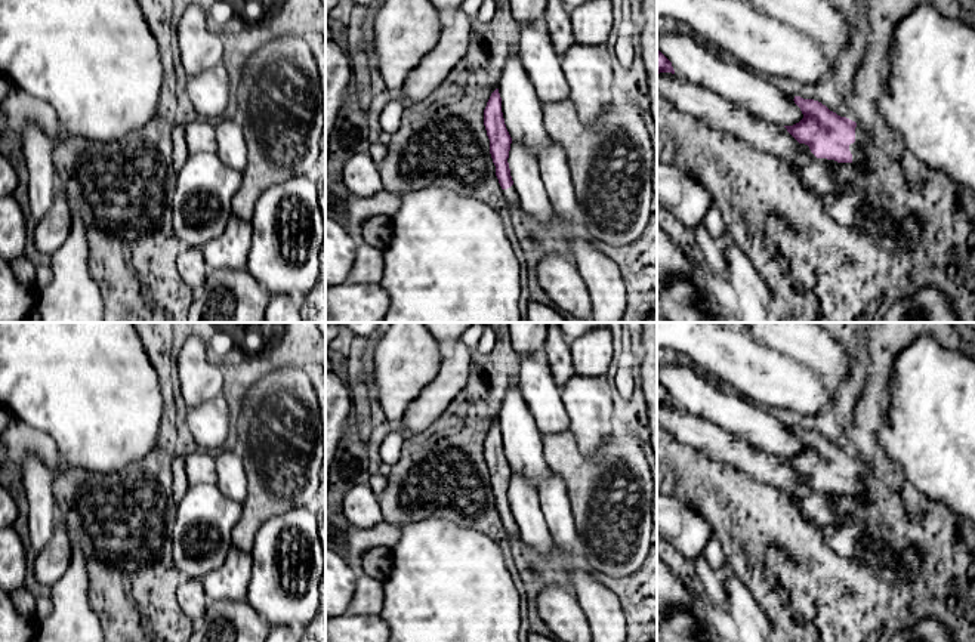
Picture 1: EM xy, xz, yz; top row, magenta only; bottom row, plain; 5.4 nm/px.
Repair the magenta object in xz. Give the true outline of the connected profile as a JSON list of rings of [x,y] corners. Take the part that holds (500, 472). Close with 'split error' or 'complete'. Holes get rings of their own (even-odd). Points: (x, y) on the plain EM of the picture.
[[[499,420],[491,425],[484,441],[484,457],[490,470],[490,485],[496,497],[496,507],[503,521],[505,531],[509,537],[519,540],[519,528],[513,518],[507,494],[512,469],[505,456]]]; split error

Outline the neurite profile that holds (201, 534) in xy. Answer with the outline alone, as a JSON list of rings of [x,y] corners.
[[[216,484],[189,485],[176,503],[170,530],[173,562],[182,577],[203,580],[225,562],[240,516],[241,504],[226,497]]]

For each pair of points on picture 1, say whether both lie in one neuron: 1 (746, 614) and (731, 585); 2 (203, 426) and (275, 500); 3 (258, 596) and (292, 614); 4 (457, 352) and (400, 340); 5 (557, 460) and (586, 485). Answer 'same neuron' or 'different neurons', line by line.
1: same neuron
2: different neurons
3: same neuron
4: different neurons
5: same neuron

